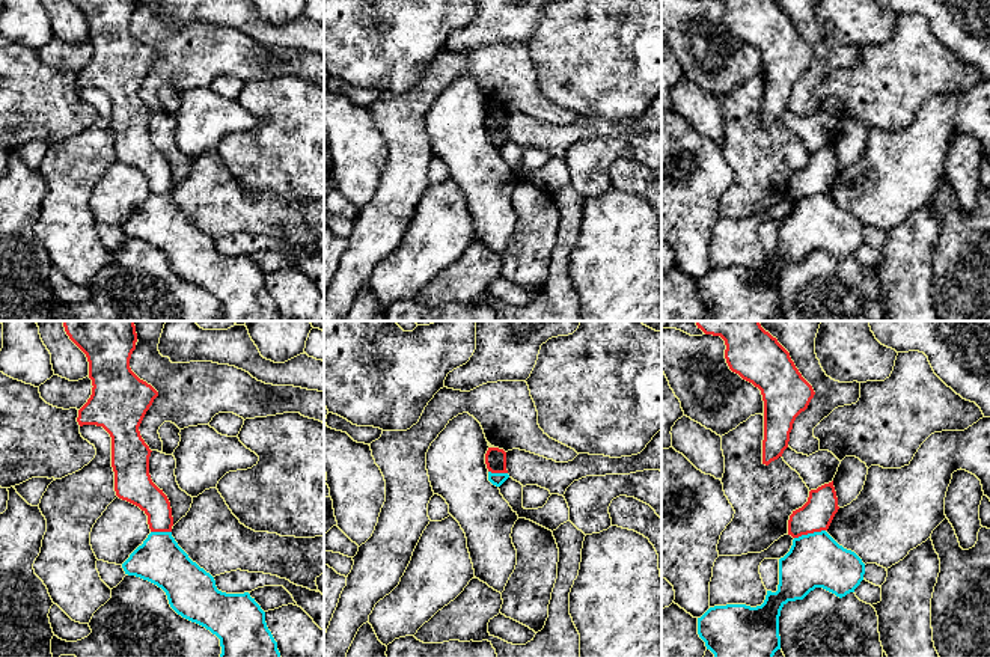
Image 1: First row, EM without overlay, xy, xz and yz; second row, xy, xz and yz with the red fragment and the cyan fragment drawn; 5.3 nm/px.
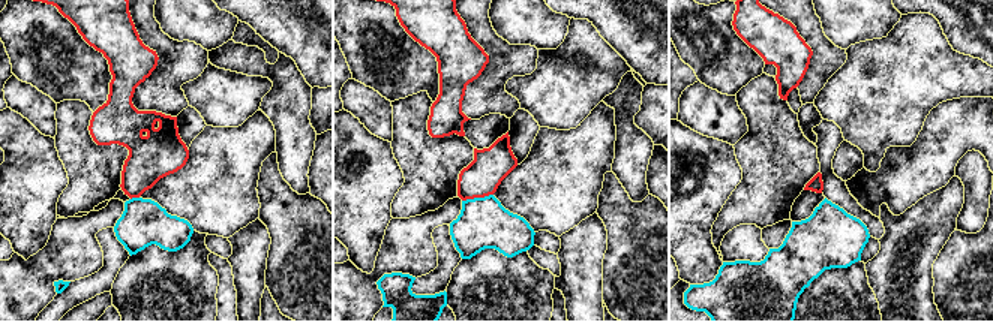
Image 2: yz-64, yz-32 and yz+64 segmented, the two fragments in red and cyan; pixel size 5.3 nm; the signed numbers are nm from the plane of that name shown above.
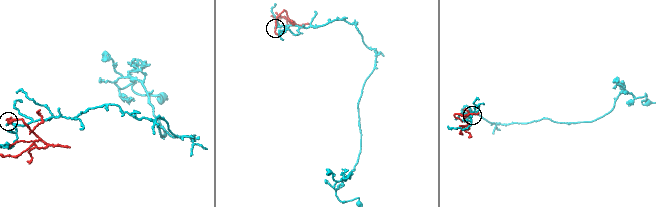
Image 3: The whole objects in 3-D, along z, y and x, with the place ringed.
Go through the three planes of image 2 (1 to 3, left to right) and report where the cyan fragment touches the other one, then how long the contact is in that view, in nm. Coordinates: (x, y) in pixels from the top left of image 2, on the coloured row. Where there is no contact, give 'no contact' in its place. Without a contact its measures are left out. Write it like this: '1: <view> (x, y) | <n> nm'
1: yz-64 (134, 196) | 50 nm
2: yz-32 (477, 196) | 170 nm
3: no contact

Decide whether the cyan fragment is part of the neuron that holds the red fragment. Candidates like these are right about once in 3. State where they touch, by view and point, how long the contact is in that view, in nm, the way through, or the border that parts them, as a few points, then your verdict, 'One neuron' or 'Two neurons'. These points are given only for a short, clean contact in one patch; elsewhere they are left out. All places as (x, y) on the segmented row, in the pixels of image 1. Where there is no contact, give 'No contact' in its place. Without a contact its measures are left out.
Touches red at yz (809, 532). Shared border 180 nm. Boundary: yz (824, 529), (794, 538). Two neurons

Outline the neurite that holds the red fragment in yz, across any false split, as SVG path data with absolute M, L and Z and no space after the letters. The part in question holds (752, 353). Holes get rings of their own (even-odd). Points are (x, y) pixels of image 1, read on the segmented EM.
M695 321L705 335L725 341L729 369L761 390L764 401L762 464L782 457L796 417L814 398L790 353L759 321Z

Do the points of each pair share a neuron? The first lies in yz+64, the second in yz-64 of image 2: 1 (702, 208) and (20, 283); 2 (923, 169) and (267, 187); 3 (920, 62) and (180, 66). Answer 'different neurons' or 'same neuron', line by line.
1: different neurons
2: different neurons
3: different neurons

